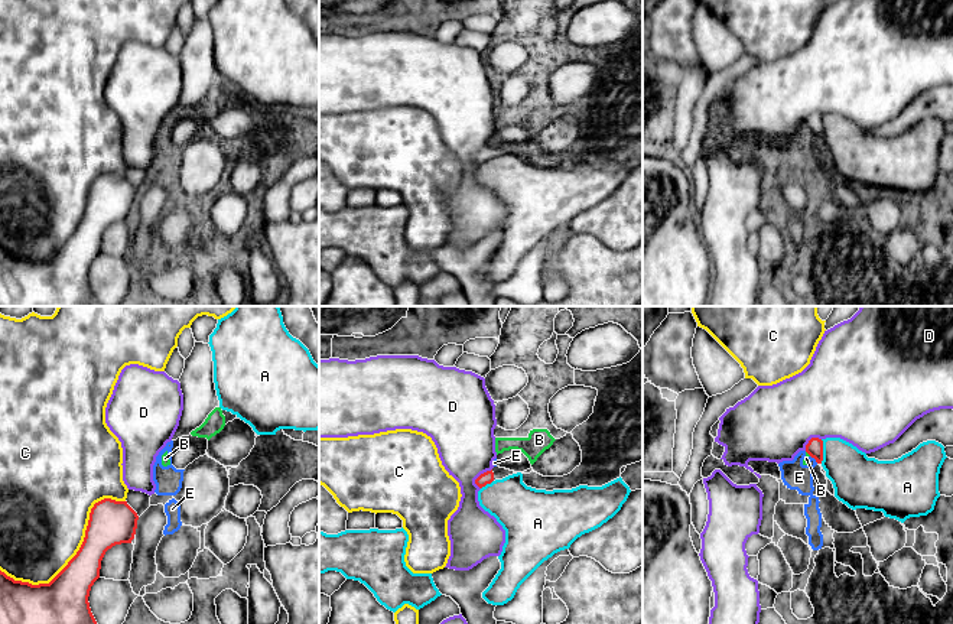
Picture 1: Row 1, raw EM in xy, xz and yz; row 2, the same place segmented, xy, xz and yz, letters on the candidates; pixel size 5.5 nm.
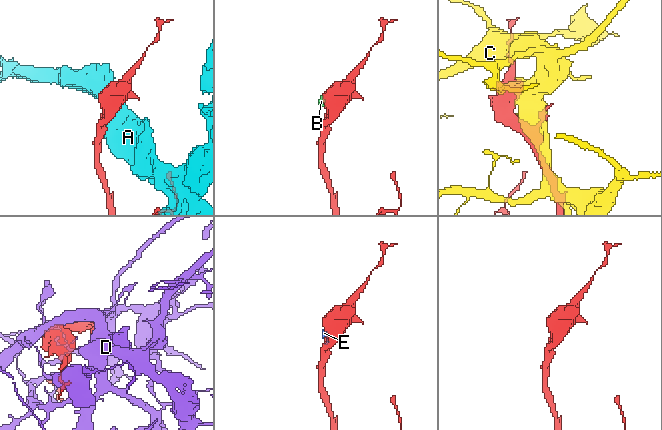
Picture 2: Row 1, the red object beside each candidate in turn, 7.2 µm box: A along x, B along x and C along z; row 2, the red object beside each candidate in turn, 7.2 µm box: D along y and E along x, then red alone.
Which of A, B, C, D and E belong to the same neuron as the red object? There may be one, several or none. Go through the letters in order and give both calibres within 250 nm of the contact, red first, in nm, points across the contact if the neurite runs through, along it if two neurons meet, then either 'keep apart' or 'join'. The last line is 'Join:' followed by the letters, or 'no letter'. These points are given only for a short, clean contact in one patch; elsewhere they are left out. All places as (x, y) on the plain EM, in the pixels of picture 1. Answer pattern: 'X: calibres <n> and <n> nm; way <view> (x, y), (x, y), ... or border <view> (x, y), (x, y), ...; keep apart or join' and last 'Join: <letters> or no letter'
A: calibres 100 and 280 nm; keep apart
B: calibres 100 and 30 nm; border yz (806, 127), (810, 132); keep apart
C: calibres 240 and 480 nm; keep apart
D: calibres 70 and 340 nm; keep apart
E: calibres 100 and 150 nm; border yz (810, 132), (817, 139); keep apart
Join: no letter

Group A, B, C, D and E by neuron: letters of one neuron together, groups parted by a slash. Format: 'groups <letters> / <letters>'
groups A / B E / C / D

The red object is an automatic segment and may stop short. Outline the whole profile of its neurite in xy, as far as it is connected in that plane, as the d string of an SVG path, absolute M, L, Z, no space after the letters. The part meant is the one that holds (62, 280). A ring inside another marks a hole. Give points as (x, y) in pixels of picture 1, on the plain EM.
M104 175L91 185L79 227L49 260L14 257L0 247L0 306L101 306L90 285L90 267L100 254L105 228L116 221L131 220L137 196L127 178Z

